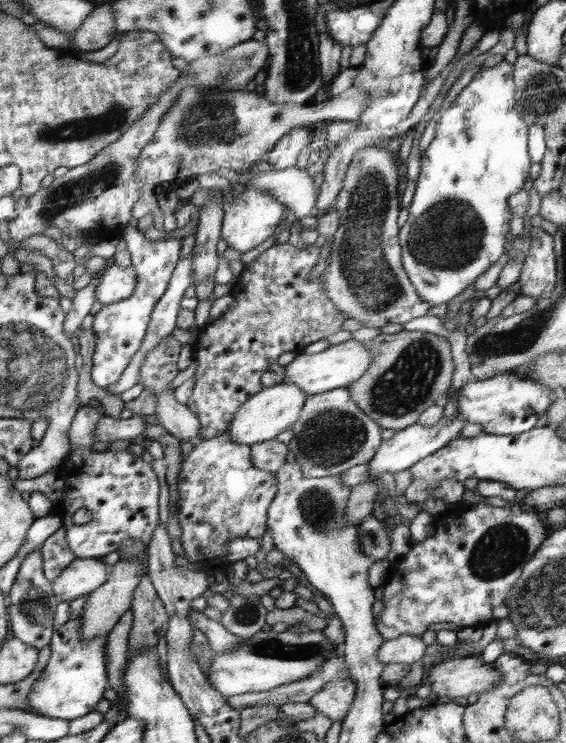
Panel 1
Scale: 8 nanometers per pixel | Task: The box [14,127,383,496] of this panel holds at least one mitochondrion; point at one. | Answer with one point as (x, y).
(330, 437)

